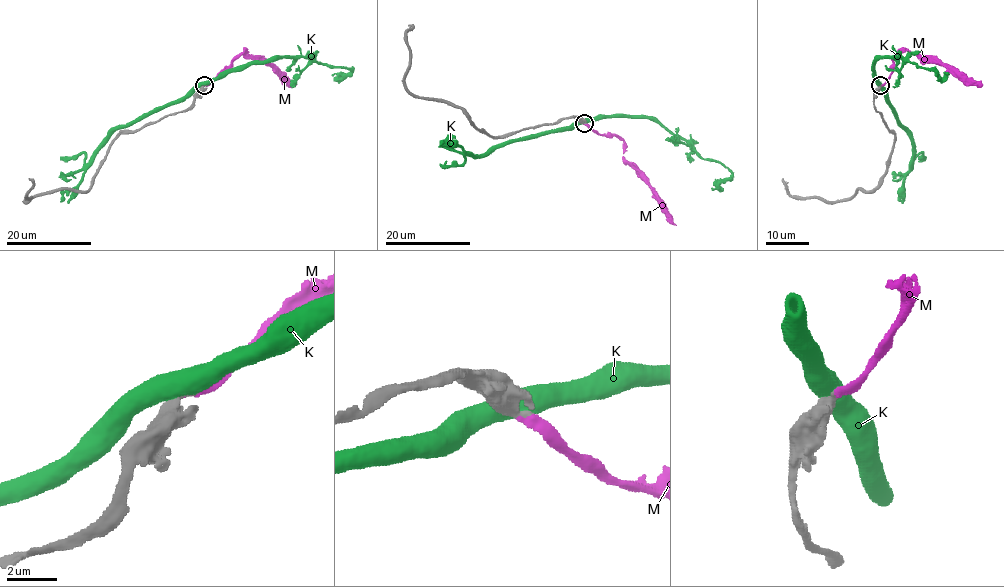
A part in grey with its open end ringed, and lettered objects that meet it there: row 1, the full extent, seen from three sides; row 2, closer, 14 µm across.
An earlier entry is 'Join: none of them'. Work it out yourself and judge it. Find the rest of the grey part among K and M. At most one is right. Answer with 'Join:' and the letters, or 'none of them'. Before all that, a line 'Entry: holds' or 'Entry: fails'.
Entry: fails
Join: M

